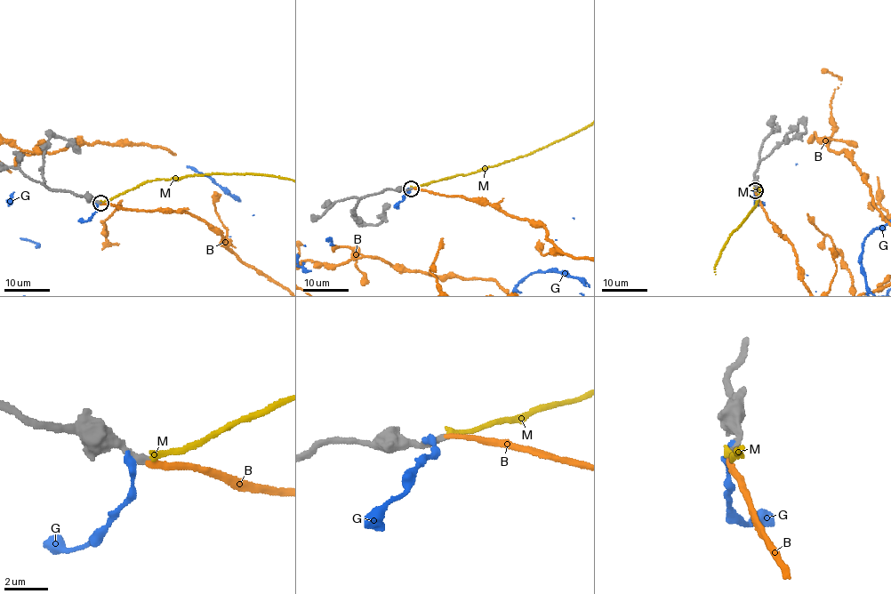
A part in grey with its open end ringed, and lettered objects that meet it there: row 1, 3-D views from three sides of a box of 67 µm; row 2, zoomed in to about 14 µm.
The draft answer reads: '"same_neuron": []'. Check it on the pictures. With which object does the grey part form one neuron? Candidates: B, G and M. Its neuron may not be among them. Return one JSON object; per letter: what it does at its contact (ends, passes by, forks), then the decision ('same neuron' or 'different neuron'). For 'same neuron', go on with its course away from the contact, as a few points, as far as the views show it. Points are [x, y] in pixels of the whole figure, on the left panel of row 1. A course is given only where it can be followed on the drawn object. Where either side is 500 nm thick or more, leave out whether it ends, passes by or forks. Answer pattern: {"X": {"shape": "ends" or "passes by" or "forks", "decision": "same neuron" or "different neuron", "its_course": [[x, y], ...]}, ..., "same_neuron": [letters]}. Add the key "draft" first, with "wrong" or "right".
{"draft": "wrong", "B": {"shape": "ends", "decision": "same neuron"}, "G": {"shape": "ends", "decision": "different neuron"}, "M": {"shape": "ends", "decision": "different neuron"}, "same_neuron": ["B"]}

